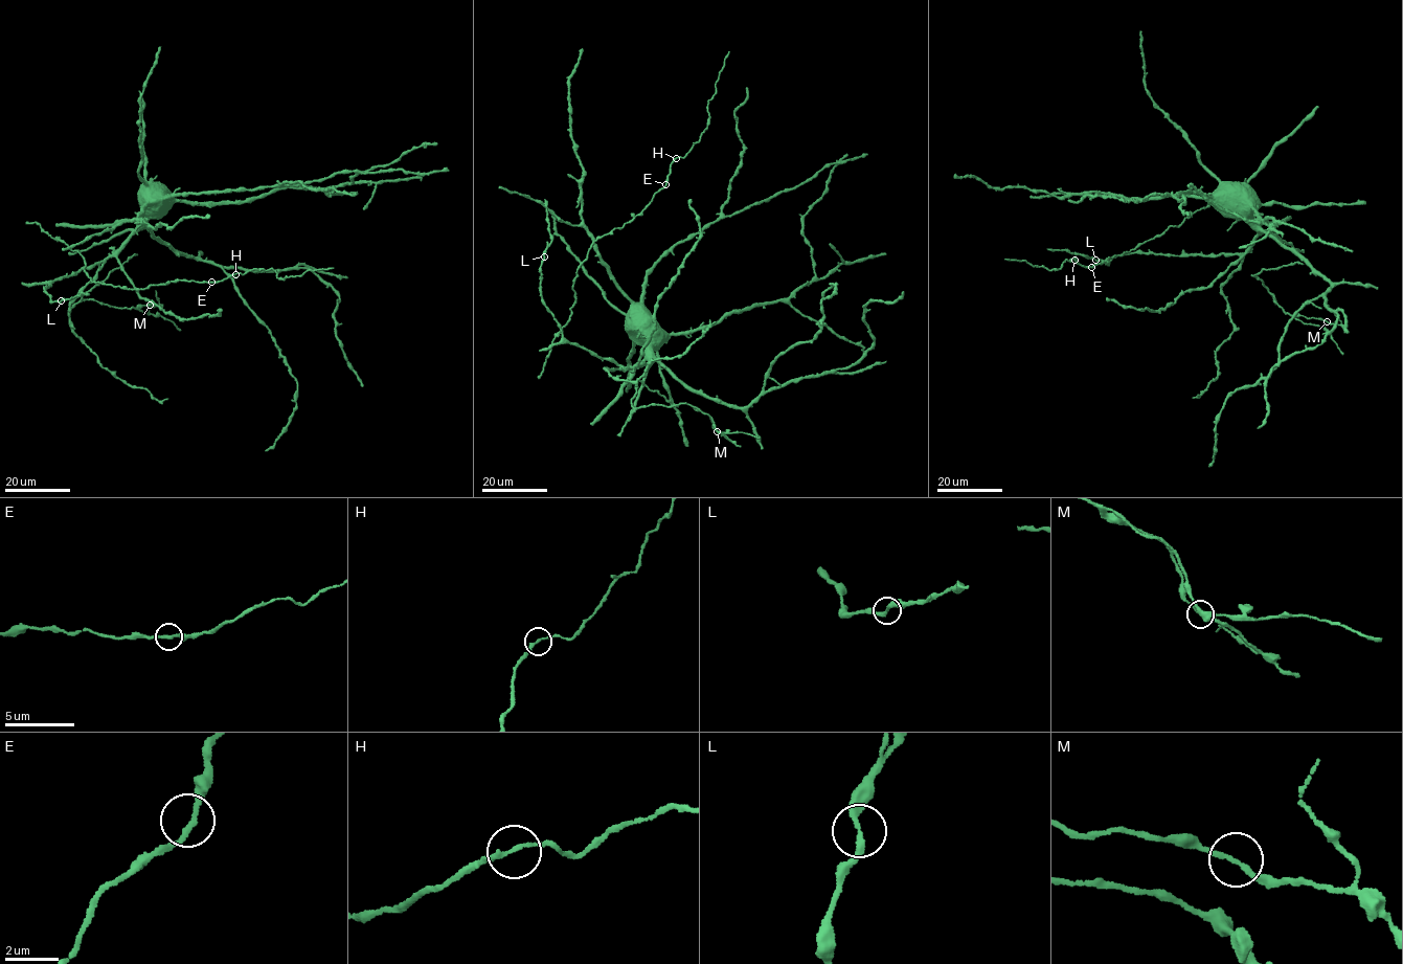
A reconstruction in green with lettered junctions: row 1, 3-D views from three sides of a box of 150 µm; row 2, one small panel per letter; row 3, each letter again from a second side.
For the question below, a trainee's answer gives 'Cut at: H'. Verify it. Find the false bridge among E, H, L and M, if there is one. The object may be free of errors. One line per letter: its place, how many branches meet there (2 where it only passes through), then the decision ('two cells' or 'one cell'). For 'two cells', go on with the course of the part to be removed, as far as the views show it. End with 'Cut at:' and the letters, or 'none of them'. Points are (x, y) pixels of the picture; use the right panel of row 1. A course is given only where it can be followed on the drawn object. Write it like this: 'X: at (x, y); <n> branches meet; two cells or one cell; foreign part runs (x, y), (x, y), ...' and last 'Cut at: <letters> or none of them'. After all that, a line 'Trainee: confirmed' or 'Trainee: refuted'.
E: at (1091, 267); 2 branches meet; one cell
H: at (1075, 260); 2 branches meet; two cells; foreign part runs (1075, 260), (1078, 262), (1075, 259), (1066, 259), (1060, 269), (1048, 270), (1025, 260), (1004, 259)
L: at (1095, 260); 2 branches meet; one cell
M: at (1327, 321); 2 branches meet; one cell
Cut at: H
Trainee: confirmed

